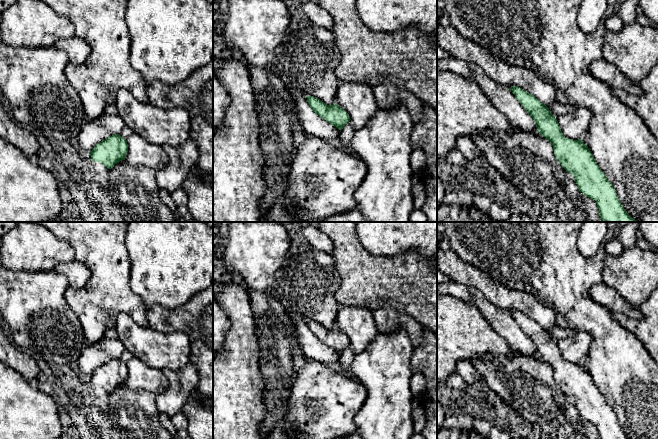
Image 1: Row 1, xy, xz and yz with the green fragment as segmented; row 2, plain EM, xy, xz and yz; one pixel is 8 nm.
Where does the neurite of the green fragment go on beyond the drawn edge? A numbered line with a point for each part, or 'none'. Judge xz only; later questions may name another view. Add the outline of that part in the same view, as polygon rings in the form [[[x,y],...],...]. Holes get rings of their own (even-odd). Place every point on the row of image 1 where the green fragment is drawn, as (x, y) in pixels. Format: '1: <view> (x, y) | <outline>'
none

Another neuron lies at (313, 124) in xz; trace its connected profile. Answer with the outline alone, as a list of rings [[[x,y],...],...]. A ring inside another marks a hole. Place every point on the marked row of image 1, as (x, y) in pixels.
[[[288,84],[287,86],[292,93],[296,110],[300,116],[303,128],[306,133],[340,147],[341,130],[317,115],[309,106],[305,95],[294,89],[292,86]]]

